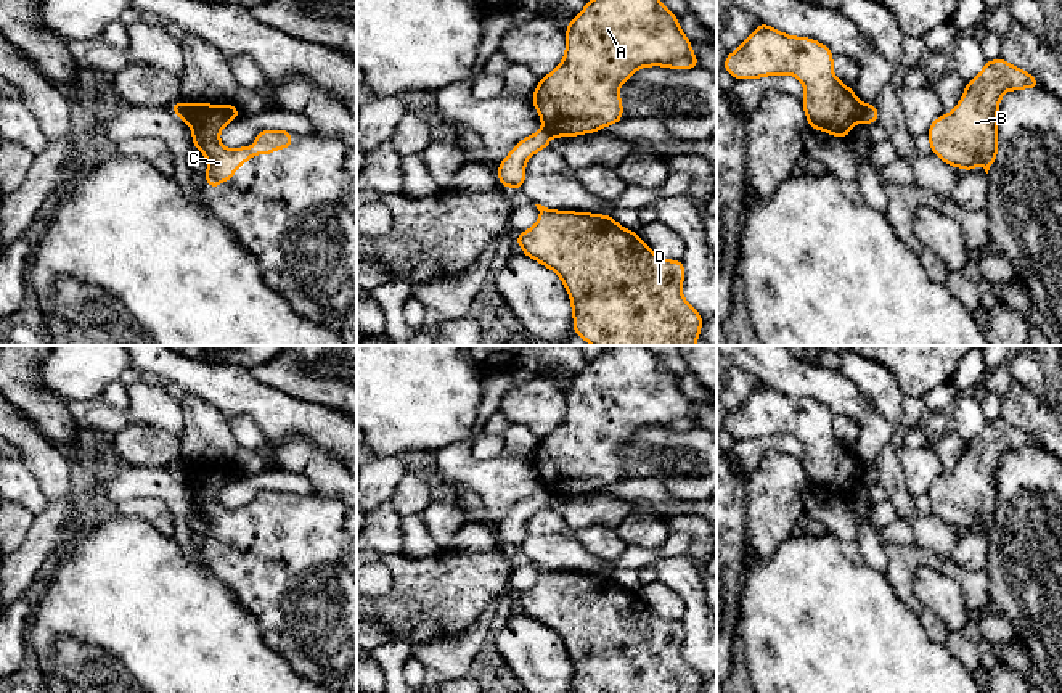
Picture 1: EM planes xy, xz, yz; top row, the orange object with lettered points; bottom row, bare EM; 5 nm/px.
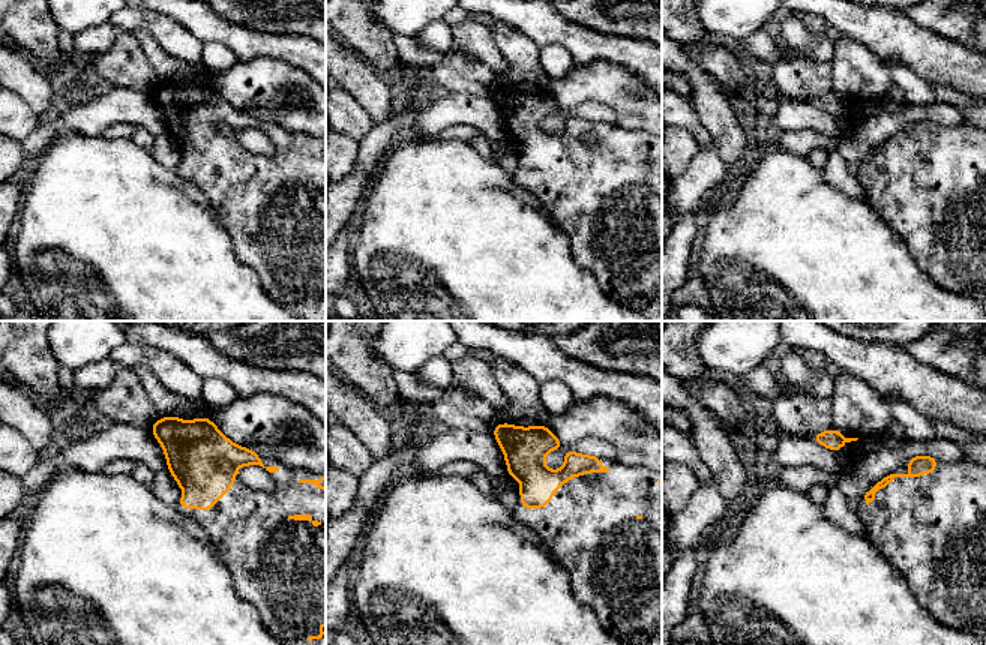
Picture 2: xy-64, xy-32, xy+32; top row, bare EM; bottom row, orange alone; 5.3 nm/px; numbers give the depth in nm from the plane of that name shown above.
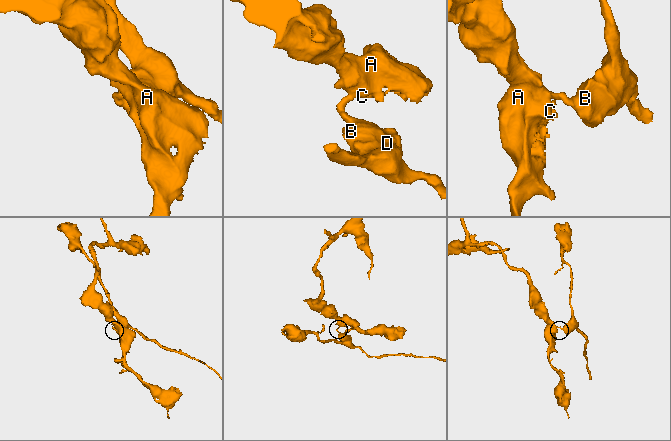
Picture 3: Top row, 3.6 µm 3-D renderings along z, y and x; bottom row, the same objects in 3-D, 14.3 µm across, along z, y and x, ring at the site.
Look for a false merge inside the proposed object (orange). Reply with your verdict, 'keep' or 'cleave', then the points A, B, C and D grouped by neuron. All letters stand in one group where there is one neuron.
cleave; groups A C / B D

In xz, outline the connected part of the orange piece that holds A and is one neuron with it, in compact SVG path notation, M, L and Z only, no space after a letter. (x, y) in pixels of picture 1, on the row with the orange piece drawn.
M590 0L566 29L562 63L540 79L532 96L543 130L549 137L575 137L617 124L623 114L619 88L636 69L646 66L701 66L676 14L660 0Z

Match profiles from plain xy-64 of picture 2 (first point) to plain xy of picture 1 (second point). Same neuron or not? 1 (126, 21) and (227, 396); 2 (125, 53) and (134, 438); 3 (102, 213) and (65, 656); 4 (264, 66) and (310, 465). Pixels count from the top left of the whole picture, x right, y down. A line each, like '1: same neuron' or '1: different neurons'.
1: different neurons
2: same neuron
3: same neuron
4: same neuron

